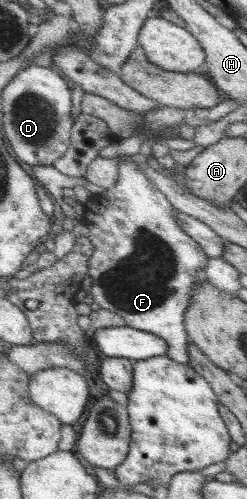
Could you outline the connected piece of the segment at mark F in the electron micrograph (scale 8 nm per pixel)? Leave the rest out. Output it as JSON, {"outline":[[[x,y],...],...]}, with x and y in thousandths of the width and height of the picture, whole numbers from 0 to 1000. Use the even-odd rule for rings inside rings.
{"outline":[[[478,313],[478,361],[462,375],[421,383],[405,399],[344,407],[336,447],[364,461],[352,477],[372,485],[377,509],[356,521],[356,551],[377,559],[364,591],[405,615],[490,631],[518,655],[636,671],[676,691],[676,713],[713,727],[761,729],[765,679],[745,651],[757,615],[773,609],[802,543],[826,543],[842,513],[729,453],[704,415],[607,365],[571,333],[518,313]]]}

